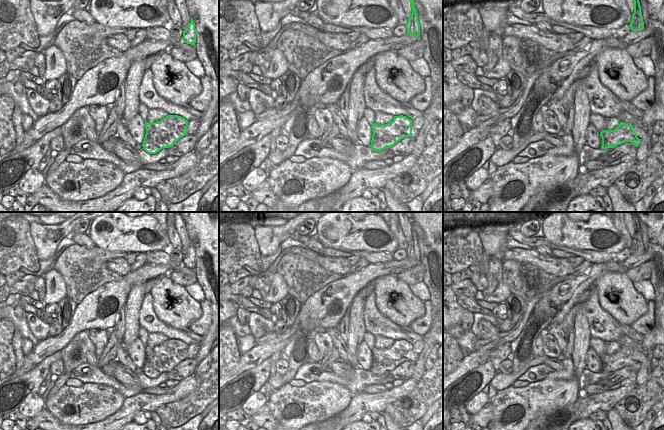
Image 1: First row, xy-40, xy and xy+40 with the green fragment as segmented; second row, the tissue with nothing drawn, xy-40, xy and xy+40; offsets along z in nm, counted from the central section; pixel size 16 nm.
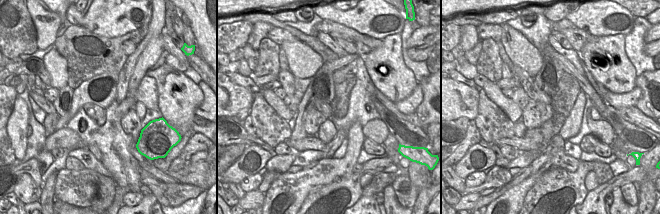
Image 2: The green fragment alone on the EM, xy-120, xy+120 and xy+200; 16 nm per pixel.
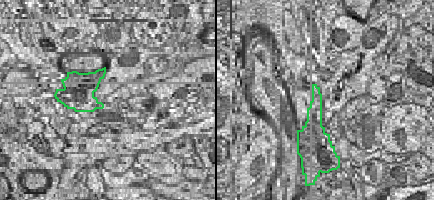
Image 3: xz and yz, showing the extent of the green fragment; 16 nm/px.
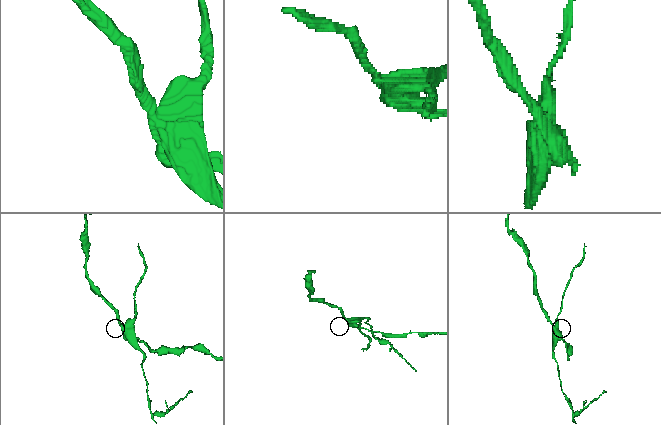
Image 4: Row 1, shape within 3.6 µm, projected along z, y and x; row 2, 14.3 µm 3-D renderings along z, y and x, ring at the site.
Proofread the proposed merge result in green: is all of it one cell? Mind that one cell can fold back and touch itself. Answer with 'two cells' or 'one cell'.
two cells

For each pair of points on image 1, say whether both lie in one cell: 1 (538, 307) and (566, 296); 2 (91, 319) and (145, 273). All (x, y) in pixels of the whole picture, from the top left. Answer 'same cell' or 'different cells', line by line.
1: same cell
2: different cells

